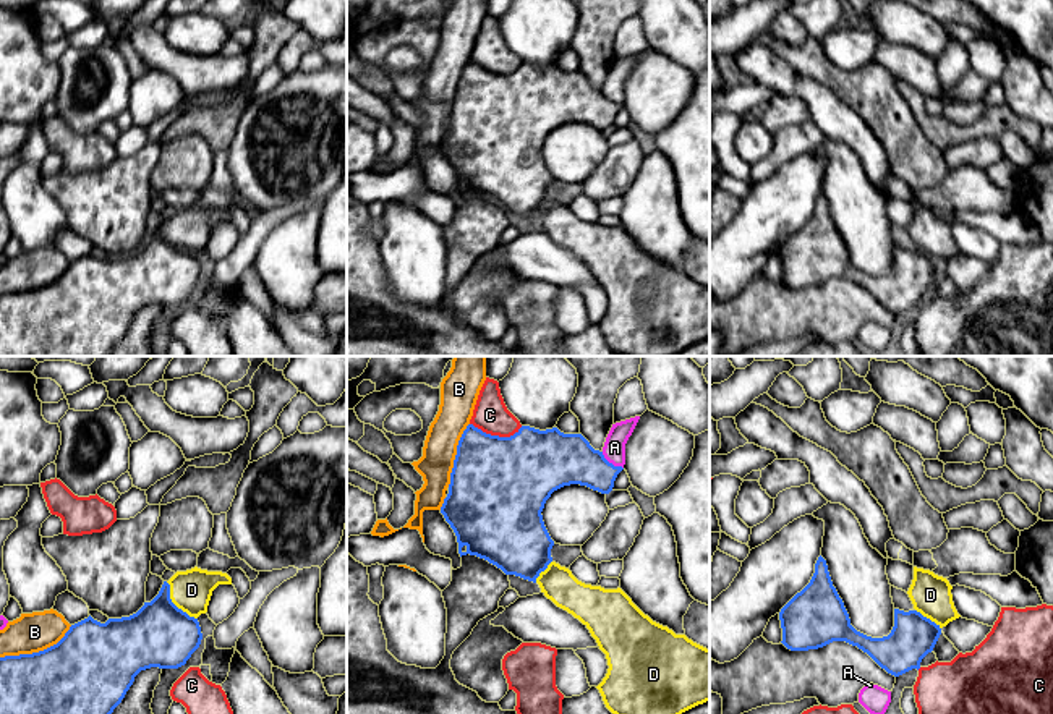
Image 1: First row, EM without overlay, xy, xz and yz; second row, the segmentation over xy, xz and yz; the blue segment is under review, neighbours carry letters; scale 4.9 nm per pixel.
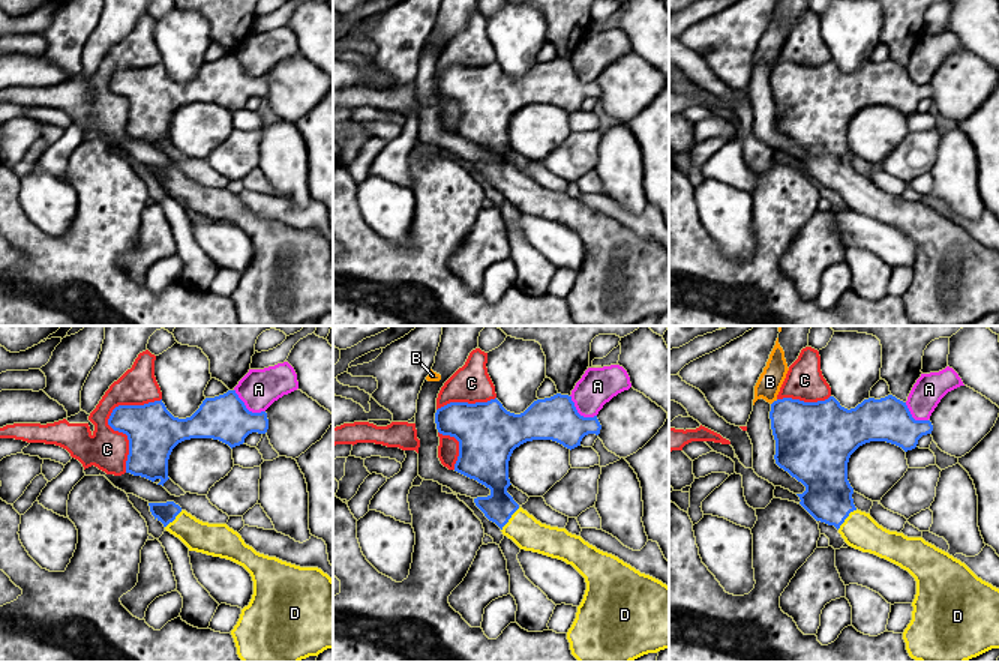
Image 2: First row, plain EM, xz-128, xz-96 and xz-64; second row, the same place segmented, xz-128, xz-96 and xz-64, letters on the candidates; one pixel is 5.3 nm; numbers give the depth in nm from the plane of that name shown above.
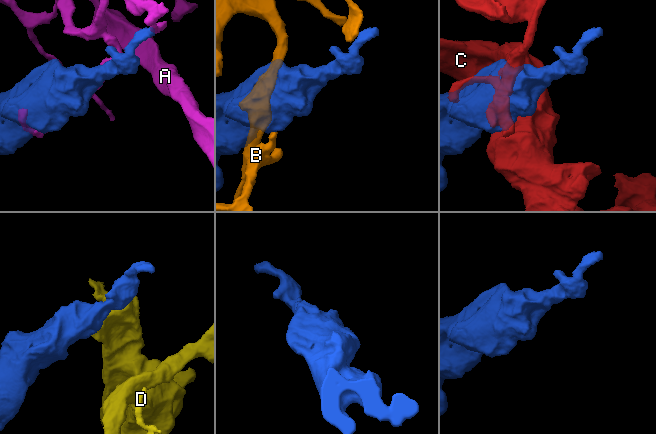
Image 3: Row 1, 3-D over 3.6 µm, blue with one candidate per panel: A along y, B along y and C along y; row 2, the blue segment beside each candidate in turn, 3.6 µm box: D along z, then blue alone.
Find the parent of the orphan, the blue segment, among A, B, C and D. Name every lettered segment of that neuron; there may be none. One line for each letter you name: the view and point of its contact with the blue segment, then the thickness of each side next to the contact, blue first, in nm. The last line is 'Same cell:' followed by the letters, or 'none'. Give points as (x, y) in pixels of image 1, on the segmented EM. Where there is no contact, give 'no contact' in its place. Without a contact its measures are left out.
D: xy (174, 604) | 320/200 nm
Same cell: D

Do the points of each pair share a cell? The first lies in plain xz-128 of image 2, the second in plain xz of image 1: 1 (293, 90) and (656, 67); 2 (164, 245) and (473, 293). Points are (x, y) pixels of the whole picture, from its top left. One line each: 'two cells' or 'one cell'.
1: one cell
2: one cell

